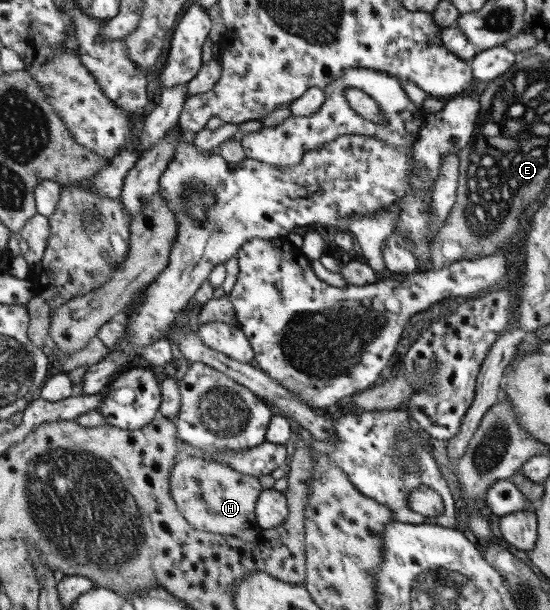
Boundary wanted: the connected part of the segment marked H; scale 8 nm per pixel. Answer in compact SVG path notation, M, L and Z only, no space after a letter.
M183 455L171 472L171 493L180 512L194 528L204 532L236 536L258 527L256 507L263 491L257 476L238 472L235 468L202 456Z

